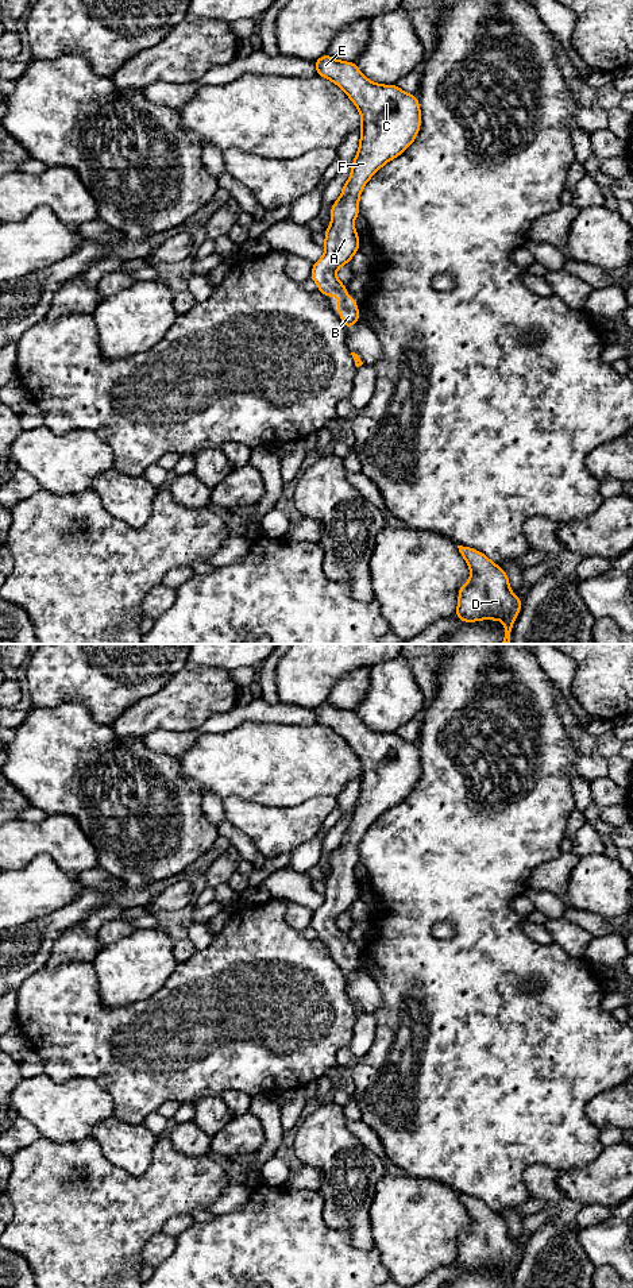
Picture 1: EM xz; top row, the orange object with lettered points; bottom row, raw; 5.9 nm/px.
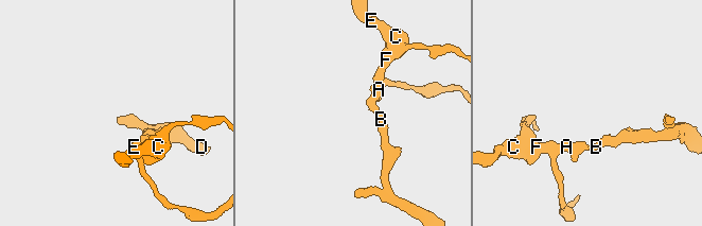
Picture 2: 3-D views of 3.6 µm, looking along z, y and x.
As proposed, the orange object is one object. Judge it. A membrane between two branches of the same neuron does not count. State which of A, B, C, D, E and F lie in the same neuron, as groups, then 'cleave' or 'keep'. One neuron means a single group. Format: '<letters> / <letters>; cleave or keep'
A B C D E F; keep

